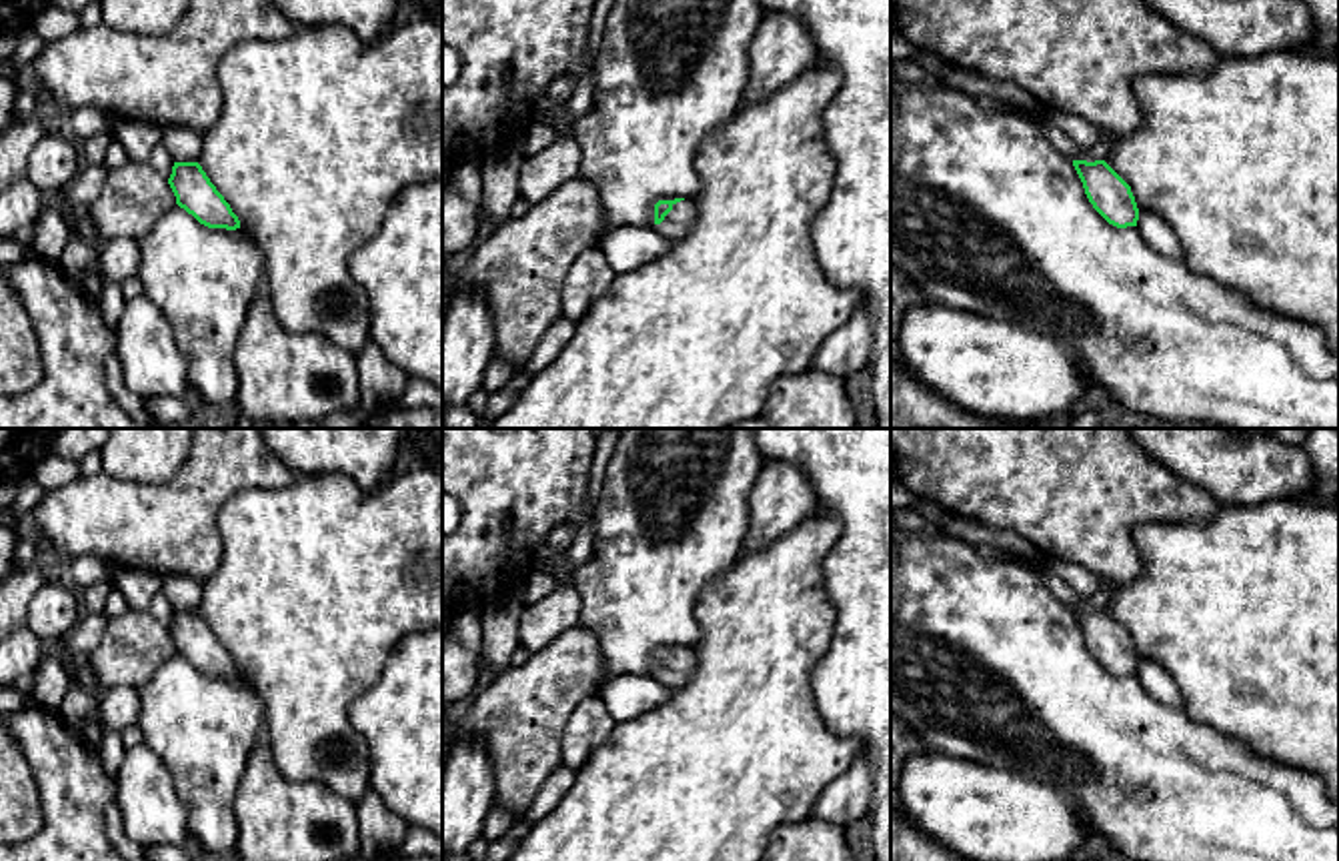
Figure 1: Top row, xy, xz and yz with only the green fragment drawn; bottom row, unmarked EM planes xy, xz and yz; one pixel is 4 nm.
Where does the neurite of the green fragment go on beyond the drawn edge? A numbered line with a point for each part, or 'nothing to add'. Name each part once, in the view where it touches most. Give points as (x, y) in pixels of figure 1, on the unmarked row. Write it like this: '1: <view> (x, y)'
1: xz (679, 669)

